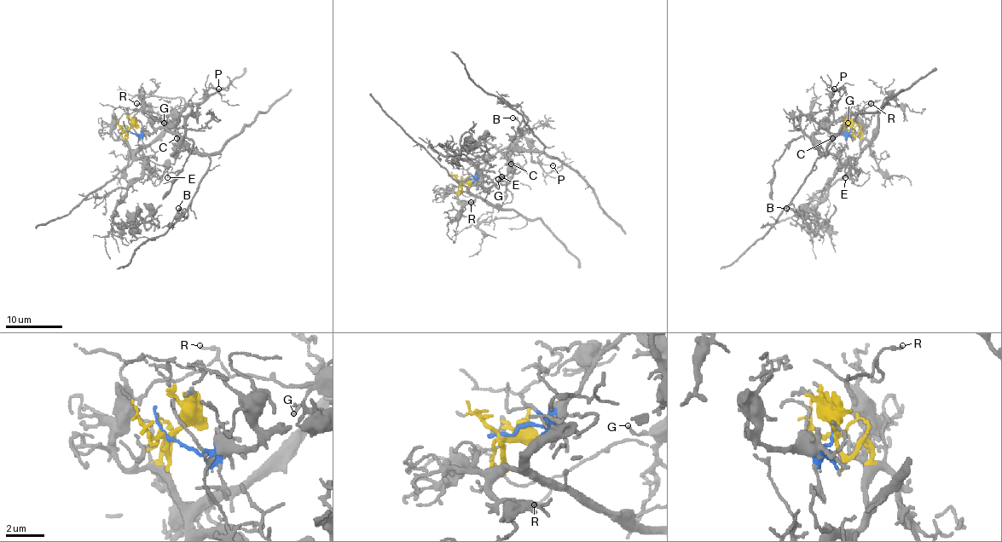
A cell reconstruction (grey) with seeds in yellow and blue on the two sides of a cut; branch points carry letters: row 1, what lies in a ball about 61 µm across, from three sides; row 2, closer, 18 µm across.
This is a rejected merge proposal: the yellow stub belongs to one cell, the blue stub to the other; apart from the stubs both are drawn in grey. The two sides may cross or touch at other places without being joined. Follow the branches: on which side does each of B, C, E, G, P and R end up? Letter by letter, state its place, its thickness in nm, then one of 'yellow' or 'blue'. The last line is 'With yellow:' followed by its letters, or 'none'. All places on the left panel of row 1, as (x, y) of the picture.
B: (178, 208) | 130 nm | blue
C: (176, 138) | 60 nm | blue
E: (167, 177) | 140 nm | blue
G: (164, 123) | 150 nm | blue
P: (218, 89) | 140 nm | blue
R: (136, 103) | 110 nm | blue
With yellow: none

